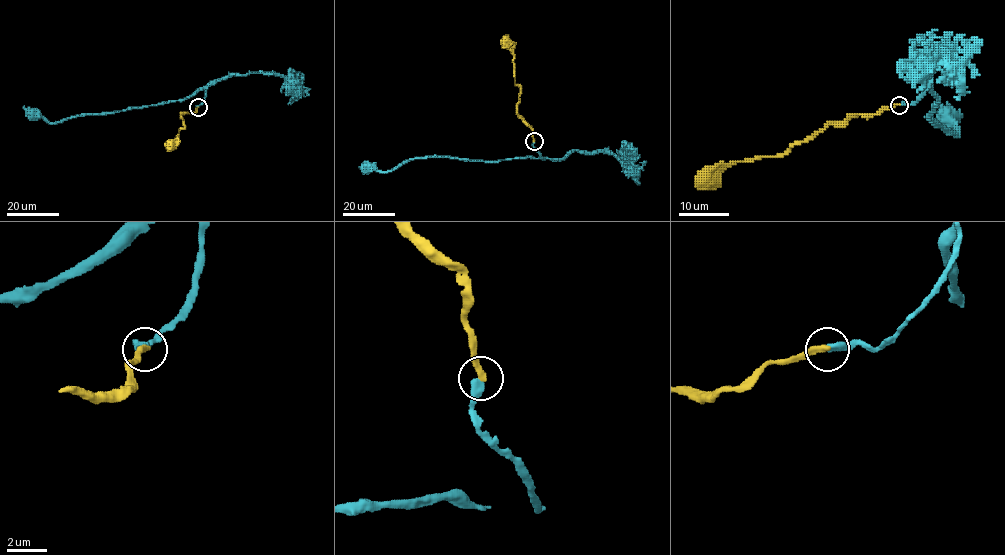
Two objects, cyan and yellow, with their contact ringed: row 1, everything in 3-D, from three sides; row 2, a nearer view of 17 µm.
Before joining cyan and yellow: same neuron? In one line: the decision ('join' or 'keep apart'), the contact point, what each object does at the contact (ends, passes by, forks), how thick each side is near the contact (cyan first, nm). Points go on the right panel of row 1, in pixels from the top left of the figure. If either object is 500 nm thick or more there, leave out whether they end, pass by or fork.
keep apart | (899, 105) | cyan ends | yellow ends | 420/320 nm

